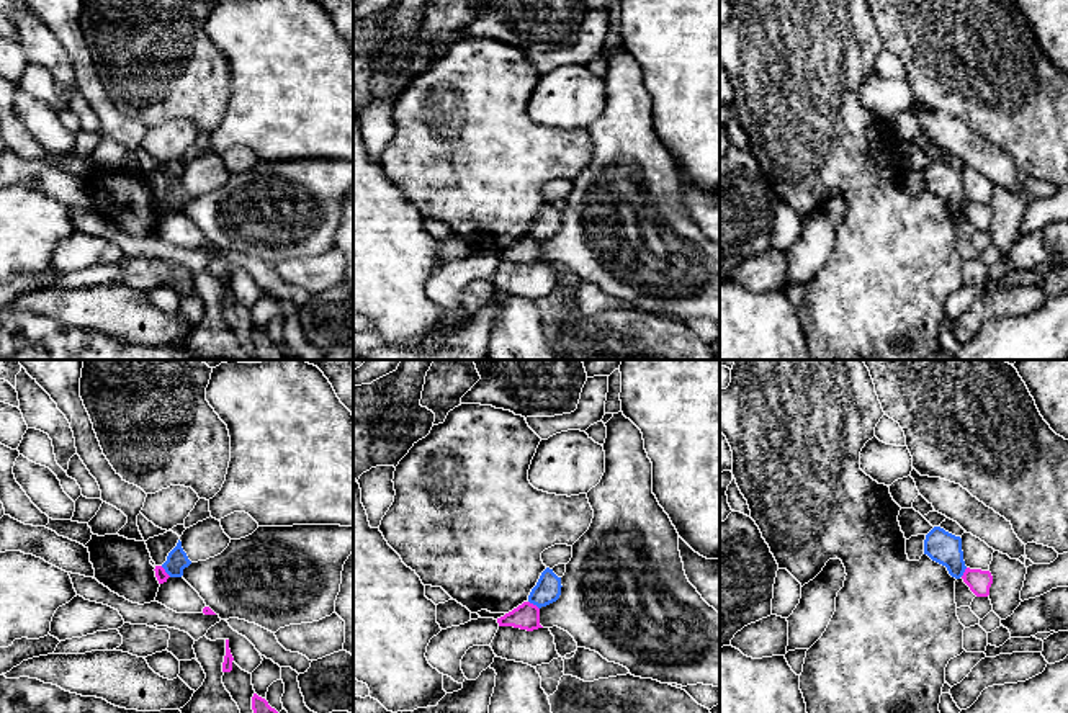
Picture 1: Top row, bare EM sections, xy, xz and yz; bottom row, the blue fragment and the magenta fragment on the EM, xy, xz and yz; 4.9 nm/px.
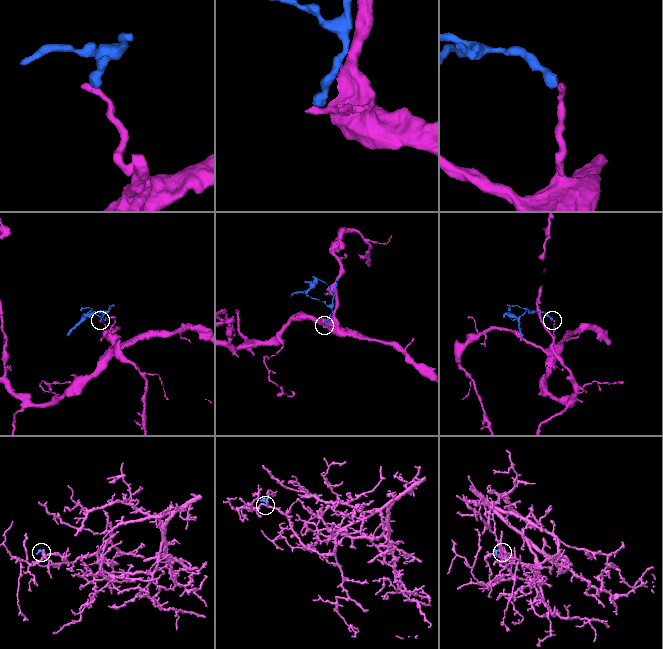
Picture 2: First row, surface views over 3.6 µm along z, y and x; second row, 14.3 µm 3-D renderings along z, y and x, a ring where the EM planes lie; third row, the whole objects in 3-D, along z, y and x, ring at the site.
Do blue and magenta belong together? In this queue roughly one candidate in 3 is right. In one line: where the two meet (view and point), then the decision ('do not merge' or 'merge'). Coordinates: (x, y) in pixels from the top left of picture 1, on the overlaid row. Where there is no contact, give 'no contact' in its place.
contact xy (166, 571); do not merge

